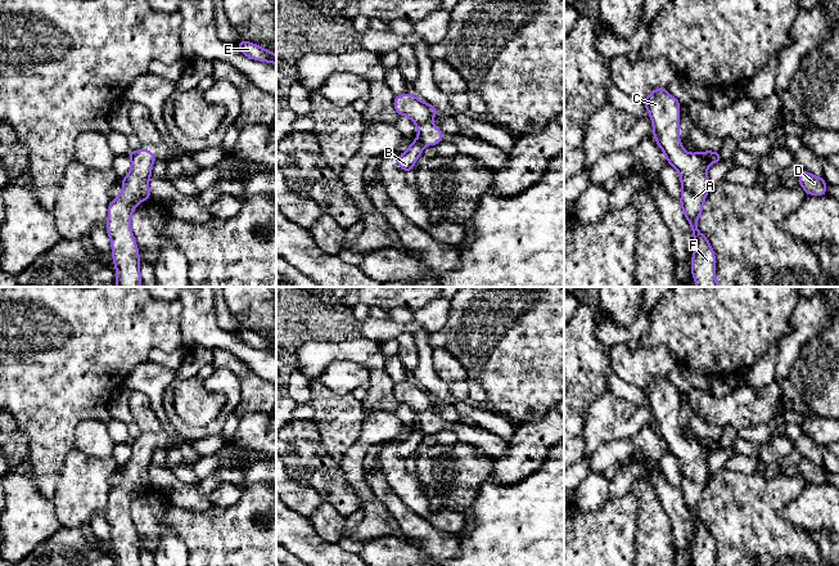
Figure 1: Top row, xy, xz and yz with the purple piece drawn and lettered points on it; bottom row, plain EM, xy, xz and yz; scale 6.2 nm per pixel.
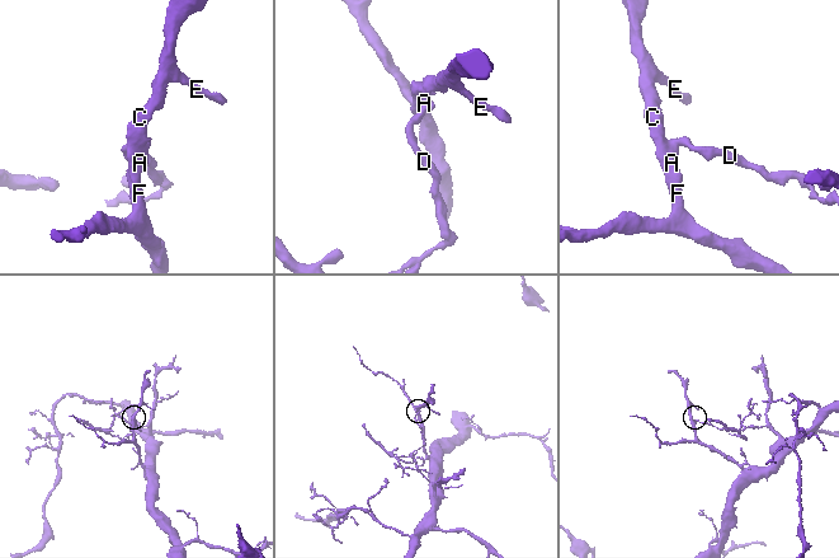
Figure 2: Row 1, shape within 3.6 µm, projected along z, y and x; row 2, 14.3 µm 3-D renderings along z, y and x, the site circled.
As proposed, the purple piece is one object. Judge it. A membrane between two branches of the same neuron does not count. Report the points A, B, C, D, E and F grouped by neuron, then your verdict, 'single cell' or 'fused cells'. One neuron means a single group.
A C E F / B D; fused cells

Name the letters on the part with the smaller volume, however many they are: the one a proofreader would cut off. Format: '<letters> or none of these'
B, D

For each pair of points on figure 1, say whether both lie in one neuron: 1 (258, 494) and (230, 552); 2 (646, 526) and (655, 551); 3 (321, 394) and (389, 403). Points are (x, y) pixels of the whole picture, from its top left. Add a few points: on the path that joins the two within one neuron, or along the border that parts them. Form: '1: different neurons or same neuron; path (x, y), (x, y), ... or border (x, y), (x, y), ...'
1: same neuron; path (251, 508), (239, 522), (231, 538)
2: same neuron; path (653, 533), (654, 544)
3: different neurons; border (361, 401), (364, 413)

